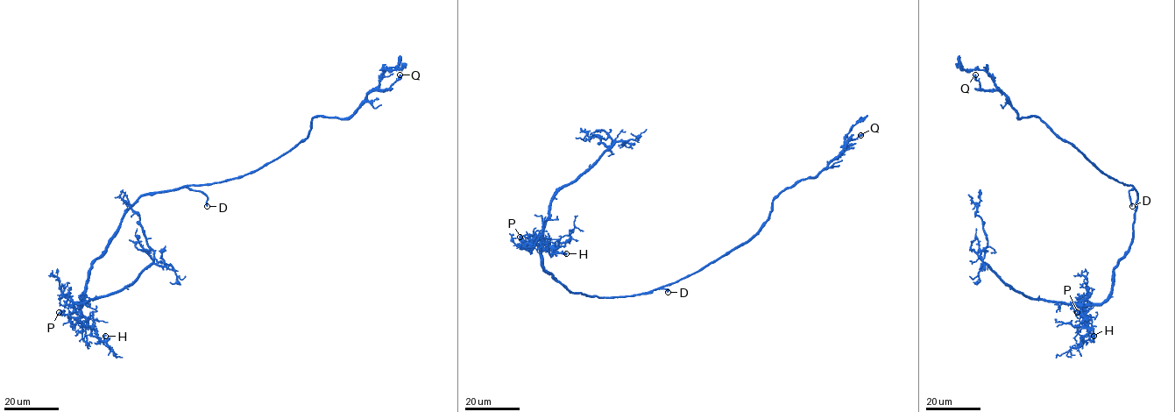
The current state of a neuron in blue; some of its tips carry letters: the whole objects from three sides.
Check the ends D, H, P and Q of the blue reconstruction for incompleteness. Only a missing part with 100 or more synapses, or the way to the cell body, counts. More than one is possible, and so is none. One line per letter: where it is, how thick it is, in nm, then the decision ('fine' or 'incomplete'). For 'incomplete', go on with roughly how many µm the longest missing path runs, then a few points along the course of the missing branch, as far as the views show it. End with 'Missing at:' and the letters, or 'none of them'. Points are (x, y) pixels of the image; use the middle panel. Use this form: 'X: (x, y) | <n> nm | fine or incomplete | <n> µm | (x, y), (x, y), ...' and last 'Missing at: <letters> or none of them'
D: (668, 292) | 280 nm | incomplete | 2 µm
H: (566, 253) | 170 nm | fine
P: (520, 237) | 170 nm | fine
Q: (860, 135) | 360 nm | fine
Missing at: D

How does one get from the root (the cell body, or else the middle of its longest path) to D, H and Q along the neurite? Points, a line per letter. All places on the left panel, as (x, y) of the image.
D: (140, 197), (187, 187), (204, 194), (207, 206)
H: (140, 197), (125, 213), (107, 249), (93, 262), (81, 298), (81, 314), (91, 334), (102, 341), (105, 336)
Q: (140, 197), (255, 171), (305, 138), (314, 117), (349, 117), (370, 91), (385, 90), (399, 74)

